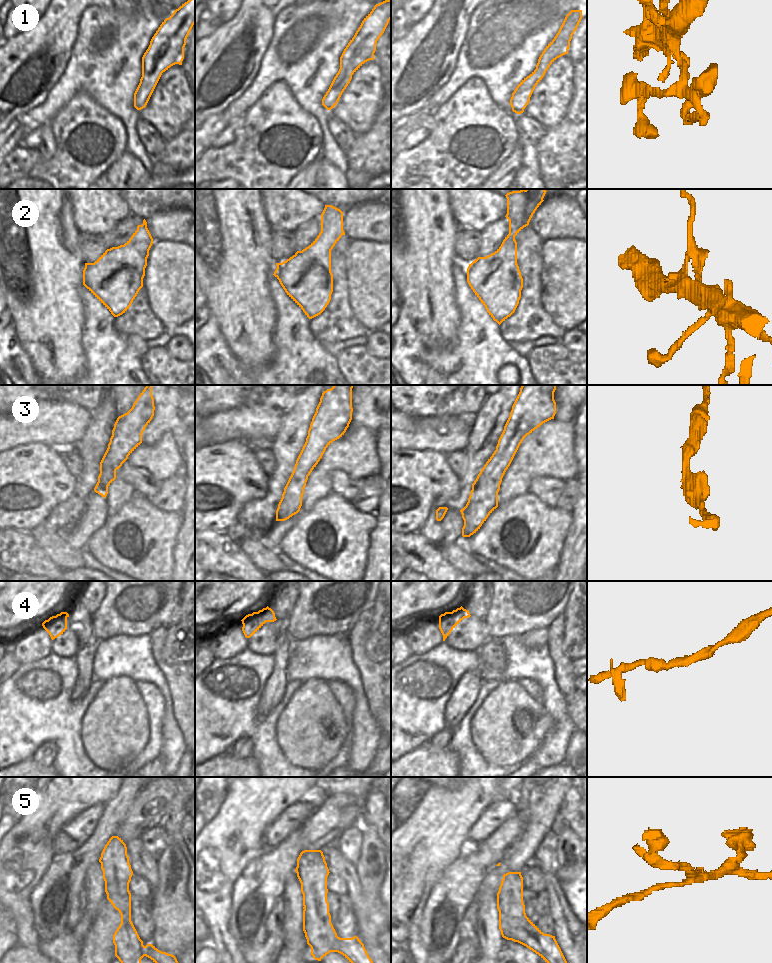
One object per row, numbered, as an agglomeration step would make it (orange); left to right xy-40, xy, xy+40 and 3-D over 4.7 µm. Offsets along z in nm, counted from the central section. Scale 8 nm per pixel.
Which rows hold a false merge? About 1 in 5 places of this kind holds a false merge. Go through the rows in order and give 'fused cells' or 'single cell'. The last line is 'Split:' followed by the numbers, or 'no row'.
1: single cell
2: single cell
3: single cell
4: single cell
5: fused cells
Split: 5

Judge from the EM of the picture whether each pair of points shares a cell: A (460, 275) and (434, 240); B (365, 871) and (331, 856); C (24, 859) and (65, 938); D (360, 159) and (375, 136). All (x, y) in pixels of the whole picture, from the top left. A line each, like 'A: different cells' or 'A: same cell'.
A: different cells
B: different cells
C: different cells
D: same cell

